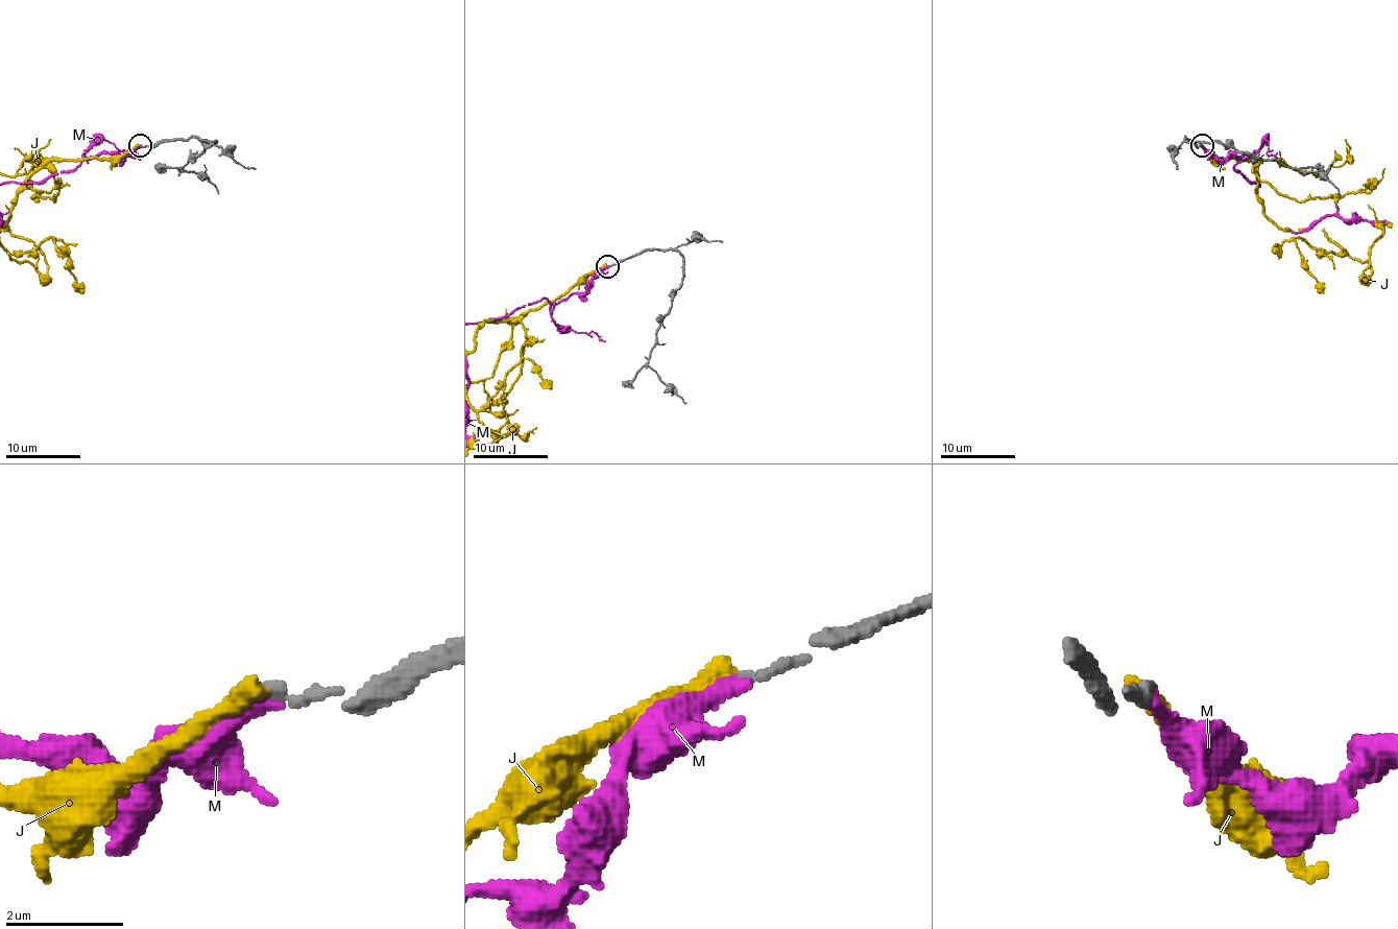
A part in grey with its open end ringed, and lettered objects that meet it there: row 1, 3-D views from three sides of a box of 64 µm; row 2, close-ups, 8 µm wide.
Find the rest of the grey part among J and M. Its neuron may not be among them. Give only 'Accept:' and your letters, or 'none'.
Accept: M

